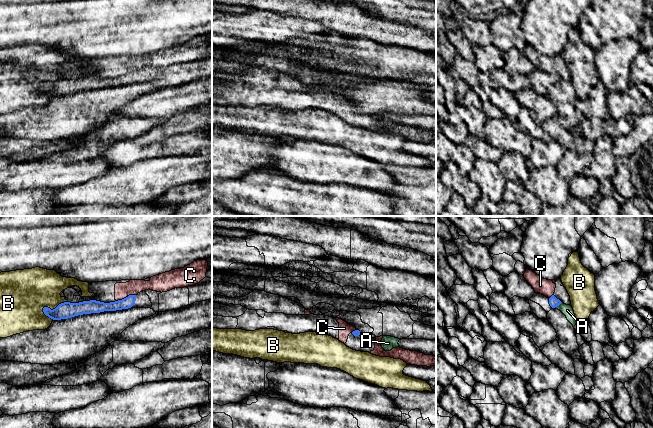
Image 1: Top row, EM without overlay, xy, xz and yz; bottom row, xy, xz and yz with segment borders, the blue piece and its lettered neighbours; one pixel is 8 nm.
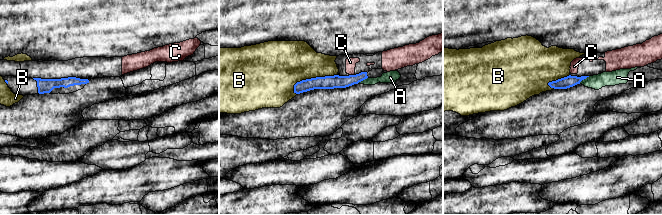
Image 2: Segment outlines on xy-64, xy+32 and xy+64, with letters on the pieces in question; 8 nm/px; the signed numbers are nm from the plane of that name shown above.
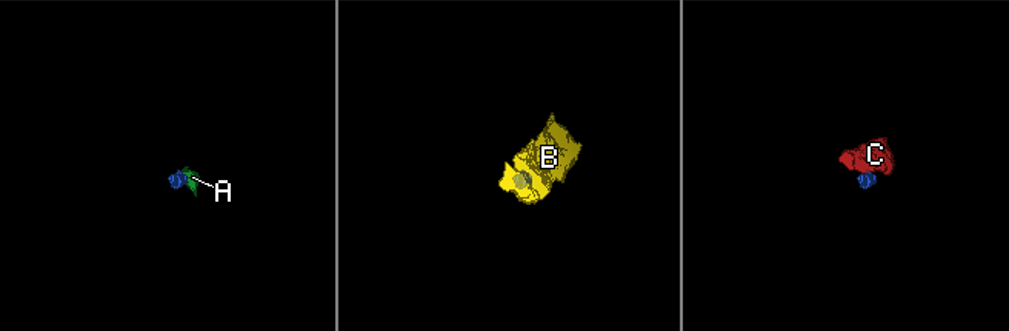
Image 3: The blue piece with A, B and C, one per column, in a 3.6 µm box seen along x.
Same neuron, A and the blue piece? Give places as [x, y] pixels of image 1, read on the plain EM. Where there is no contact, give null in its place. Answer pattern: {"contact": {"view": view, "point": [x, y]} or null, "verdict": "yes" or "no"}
{"contact": {"view": "yz", "point": [557, 81]}, "verdict": "no"}

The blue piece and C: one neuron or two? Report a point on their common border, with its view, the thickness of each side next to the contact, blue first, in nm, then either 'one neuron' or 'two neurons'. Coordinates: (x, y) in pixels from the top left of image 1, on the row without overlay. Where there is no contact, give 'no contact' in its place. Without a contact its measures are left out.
xy (122, 75) | 110/120 nm | two neurons

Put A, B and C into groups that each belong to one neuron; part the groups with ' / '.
A / B / C

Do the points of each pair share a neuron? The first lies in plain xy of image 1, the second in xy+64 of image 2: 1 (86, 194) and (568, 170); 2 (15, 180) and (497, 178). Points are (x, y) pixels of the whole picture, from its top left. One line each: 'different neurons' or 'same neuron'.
1: different neurons
2: same neuron

